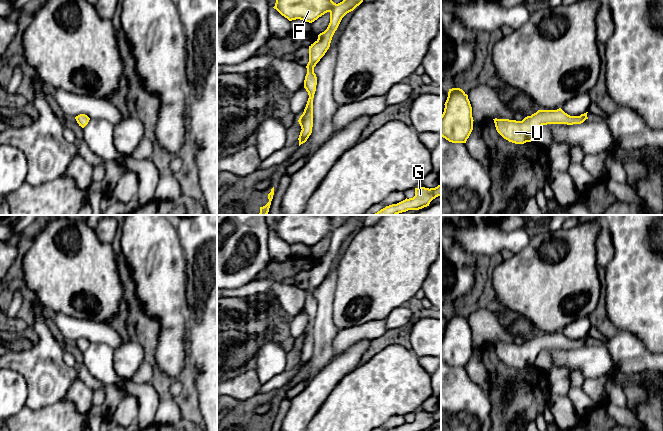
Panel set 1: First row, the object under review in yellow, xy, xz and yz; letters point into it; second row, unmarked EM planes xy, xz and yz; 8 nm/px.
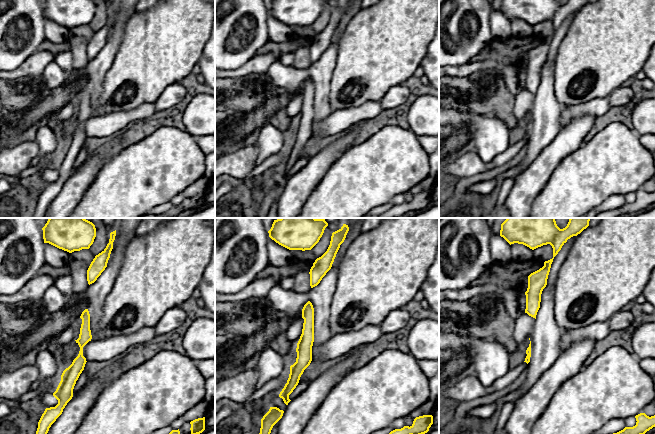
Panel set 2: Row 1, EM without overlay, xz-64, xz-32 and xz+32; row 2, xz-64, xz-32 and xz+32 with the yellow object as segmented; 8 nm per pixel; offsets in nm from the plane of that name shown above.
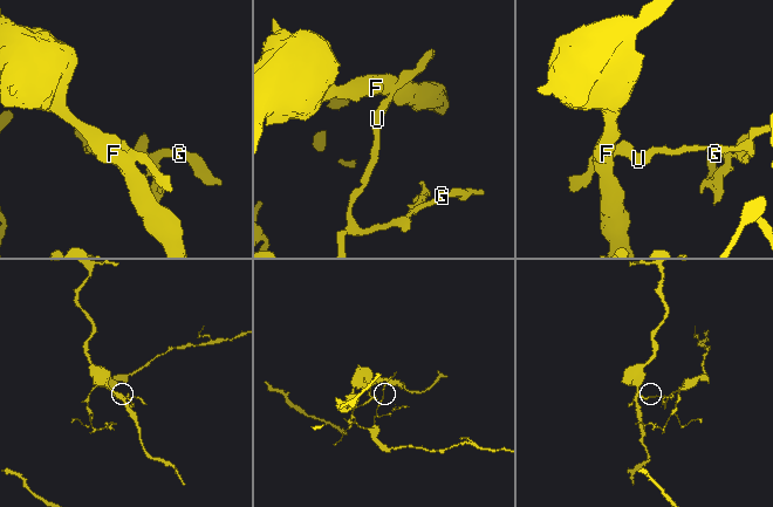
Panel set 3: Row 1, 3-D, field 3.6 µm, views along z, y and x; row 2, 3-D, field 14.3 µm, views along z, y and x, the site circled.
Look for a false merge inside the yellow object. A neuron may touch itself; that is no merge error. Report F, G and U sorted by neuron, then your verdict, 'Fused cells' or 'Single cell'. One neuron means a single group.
Groups: F U / G. Fused cells

